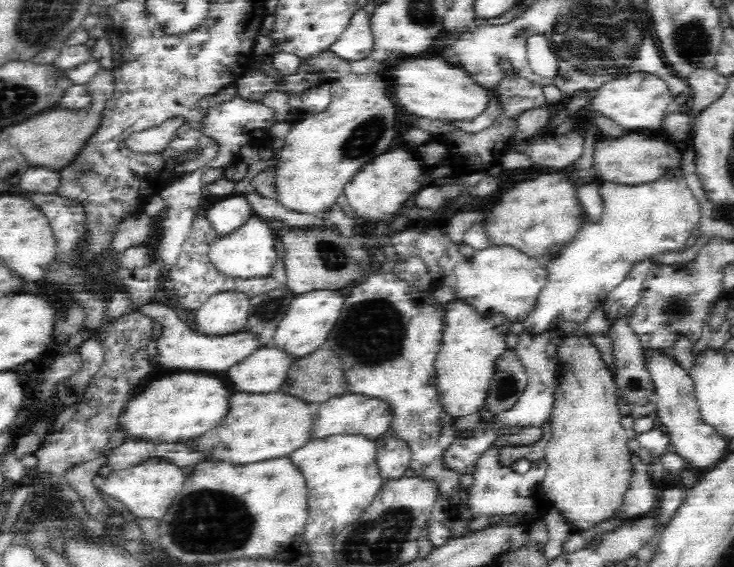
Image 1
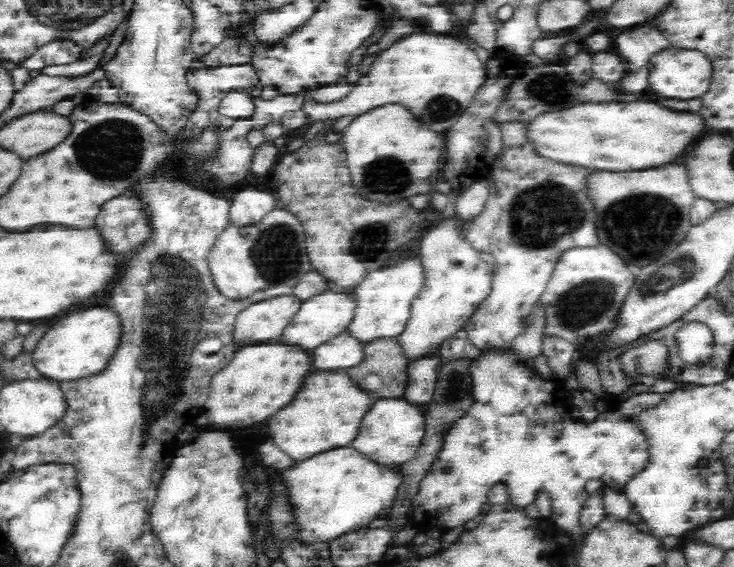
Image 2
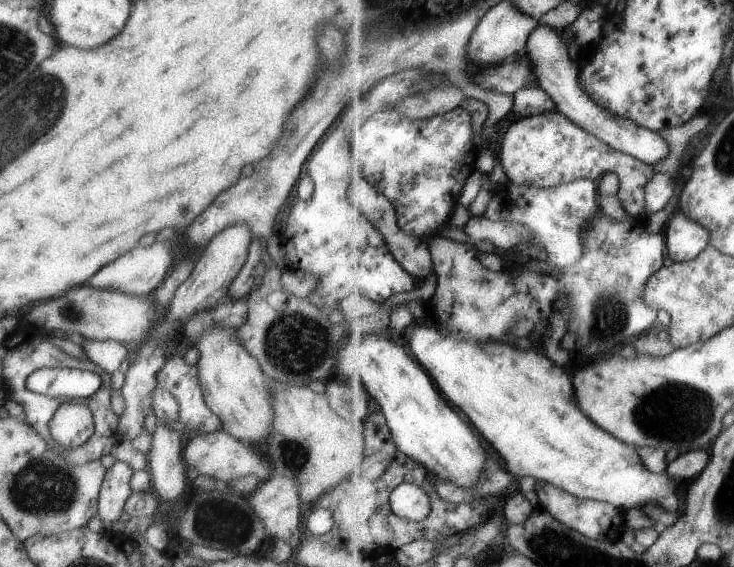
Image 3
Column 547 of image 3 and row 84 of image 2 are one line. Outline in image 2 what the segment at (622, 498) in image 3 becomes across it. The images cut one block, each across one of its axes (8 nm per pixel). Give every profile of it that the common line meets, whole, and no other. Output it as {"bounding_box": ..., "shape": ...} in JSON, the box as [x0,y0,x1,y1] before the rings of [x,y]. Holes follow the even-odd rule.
{"bounding_box":[302,34,489,132],"shape":[[[410,34],[392,44],[372,62],[368,74],[338,102],[306,102],[302,110],[312,120],[328,120],[342,116],[362,116],[384,104],[404,106],[412,116],[426,118],[434,132],[447,131],[470,106],[476,92],[484,85],[489,69],[478,55],[462,41],[438,34]]]}

